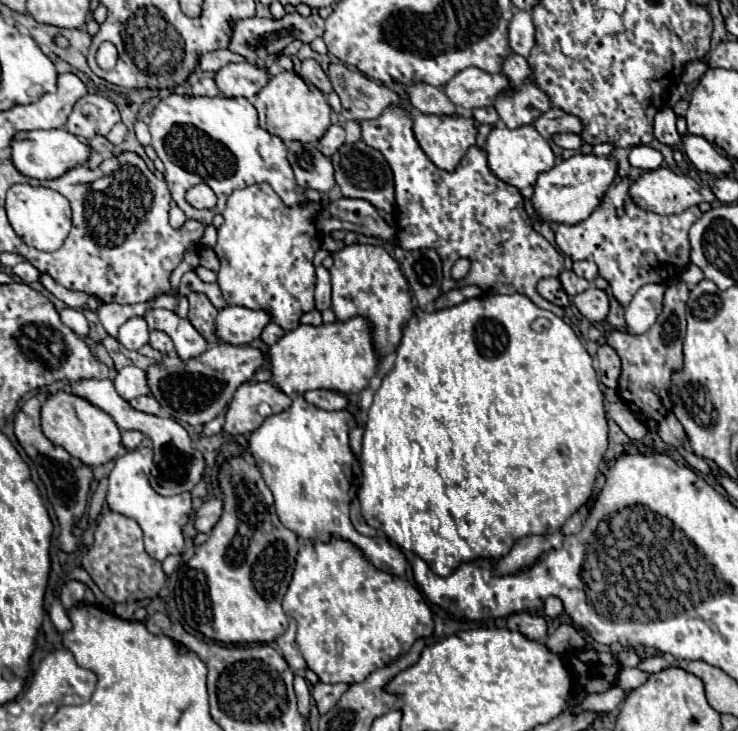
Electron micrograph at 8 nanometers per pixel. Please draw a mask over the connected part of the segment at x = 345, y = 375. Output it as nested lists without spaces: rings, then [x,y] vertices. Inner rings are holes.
[[[363,317],[335,321],[331,325],[299,325],[285,333],[269,347],[271,383],[287,395],[303,395],[313,389],[329,389],[339,393],[357,393],[367,387],[379,369],[379,357],[371,343],[371,329]]]

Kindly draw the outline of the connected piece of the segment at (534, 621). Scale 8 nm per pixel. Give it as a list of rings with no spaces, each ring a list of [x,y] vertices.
[[[515,613],[515,615],[509,615],[505,621],[511,631],[519,631],[531,641],[545,641],[545,637],[547,637],[545,619],[533,617],[529,613]]]

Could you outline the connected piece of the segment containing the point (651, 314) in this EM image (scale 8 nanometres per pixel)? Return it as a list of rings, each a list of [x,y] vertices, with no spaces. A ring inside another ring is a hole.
[[[653,283],[653,285],[643,285],[629,307],[625,309],[625,321],[627,321],[627,331],[629,333],[645,333],[655,321],[657,315],[661,313],[663,305],[663,291],[665,285]]]

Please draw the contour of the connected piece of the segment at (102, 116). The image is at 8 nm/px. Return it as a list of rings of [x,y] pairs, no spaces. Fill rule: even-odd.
[[[87,93],[75,103],[67,121],[67,131],[81,139],[91,139],[95,135],[109,135],[113,125],[119,121],[121,113],[113,101]]]

